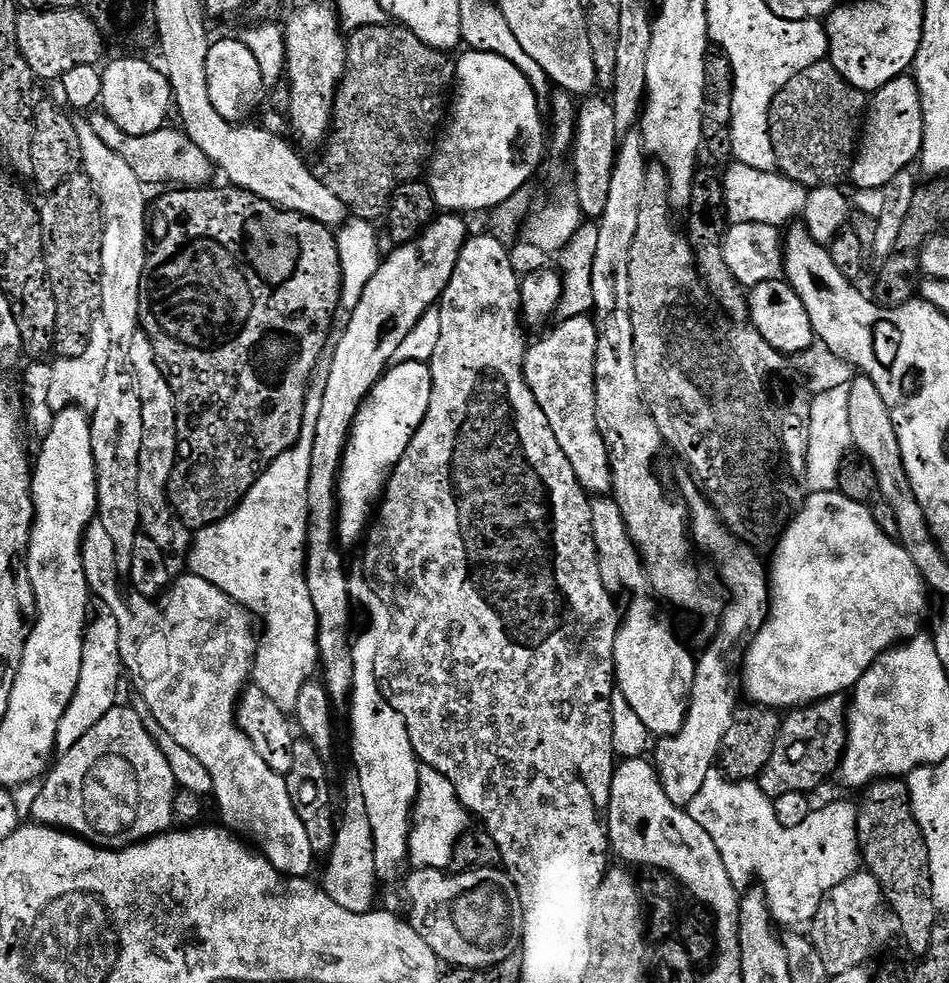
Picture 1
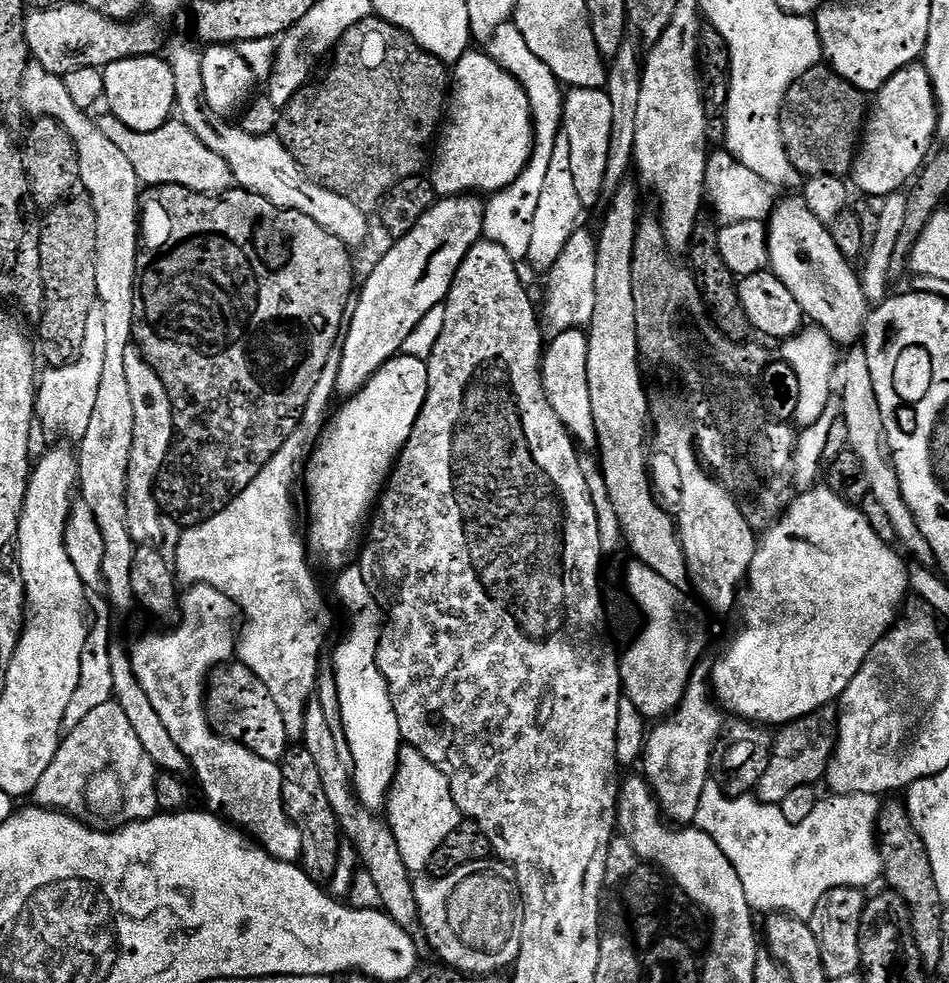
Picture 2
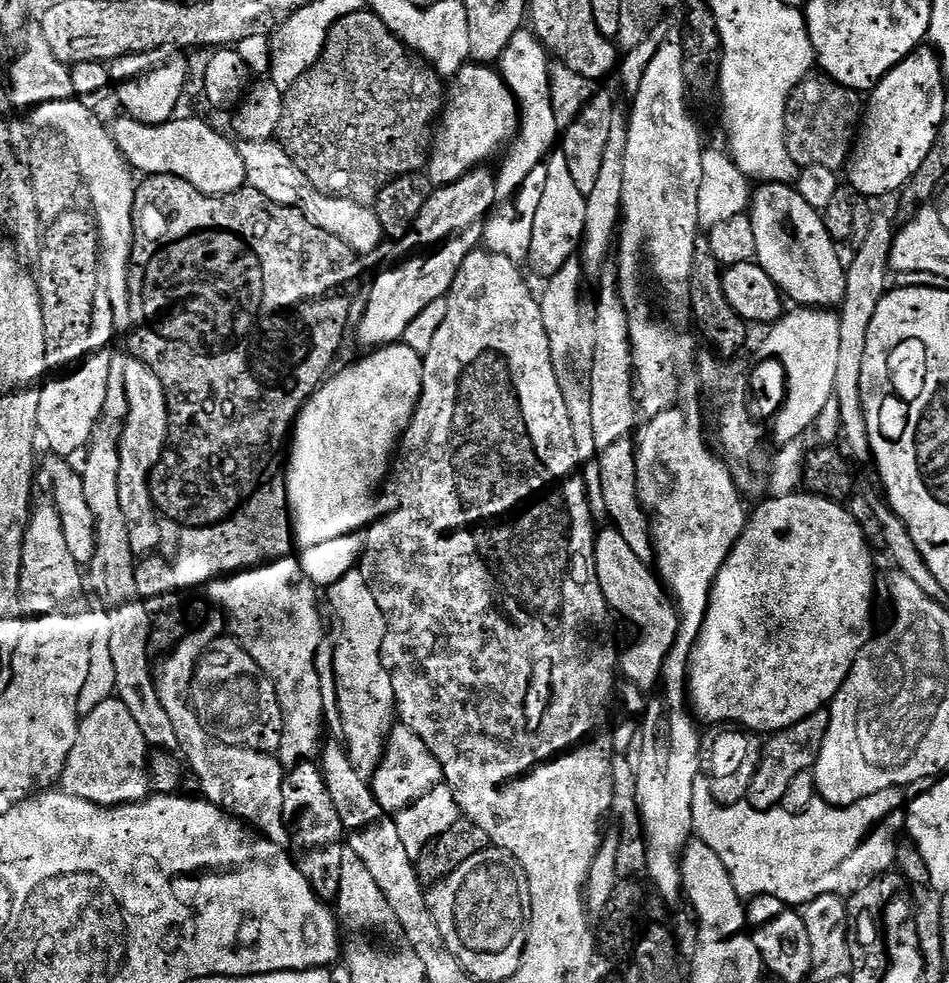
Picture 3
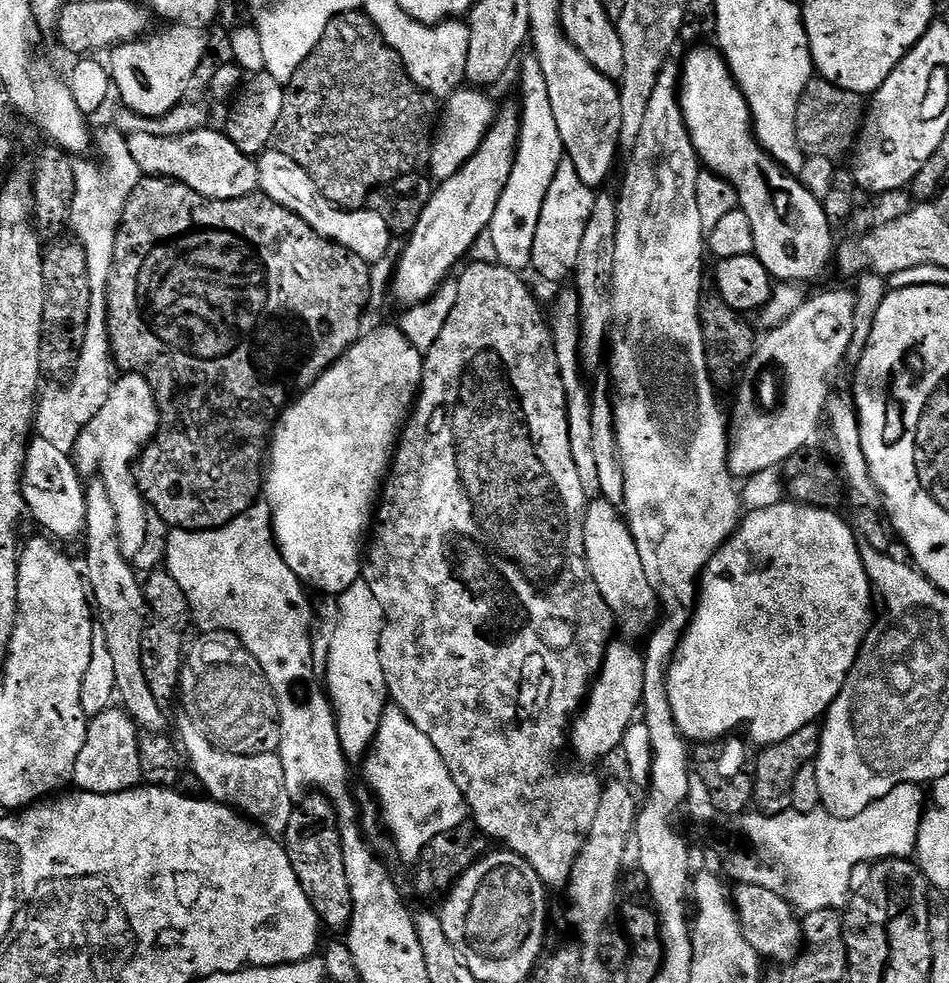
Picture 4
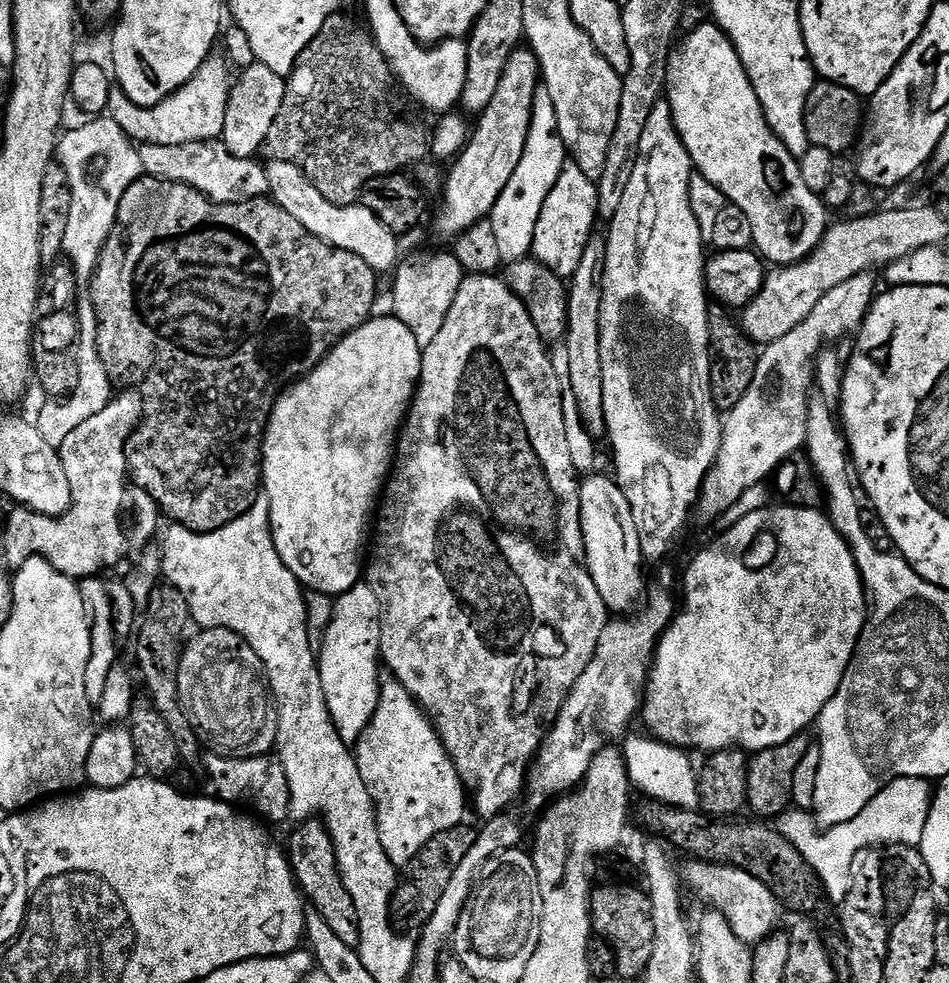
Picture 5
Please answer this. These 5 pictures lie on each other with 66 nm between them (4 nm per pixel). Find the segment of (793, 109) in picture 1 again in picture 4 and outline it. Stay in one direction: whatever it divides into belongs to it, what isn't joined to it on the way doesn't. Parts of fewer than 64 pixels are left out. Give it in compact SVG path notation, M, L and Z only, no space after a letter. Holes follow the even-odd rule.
M812 79L803 92L796 111L796 133L800 148L808 156L830 158L834 162L841 161L839 159L844 155L847 157L855 147L856 138L863 127L865 115L866 102L862 96L854 94L853 91L842 90L841 87L834 86L828 80Z

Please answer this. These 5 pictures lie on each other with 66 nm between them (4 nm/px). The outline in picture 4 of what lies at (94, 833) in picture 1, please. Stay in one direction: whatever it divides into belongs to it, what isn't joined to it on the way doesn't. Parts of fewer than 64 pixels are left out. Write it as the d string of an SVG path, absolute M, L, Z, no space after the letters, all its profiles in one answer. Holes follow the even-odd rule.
M113 706L91 717L82 754L78 754L78 762L74 762L75 787L94 794L118 794L137 787L141 783L140 737L135 721L119 707Z

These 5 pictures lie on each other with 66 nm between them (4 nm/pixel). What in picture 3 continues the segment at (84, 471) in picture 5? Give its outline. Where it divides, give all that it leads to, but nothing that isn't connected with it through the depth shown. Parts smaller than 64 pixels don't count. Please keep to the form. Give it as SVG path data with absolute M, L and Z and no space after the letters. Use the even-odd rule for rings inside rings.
M135 358L124 365L126 370L126 398L128 417L124 420L124 433L120 436L120 466L118 498L130 530L130 546L136 556L153 553L159 546L159 515L148 488L154 466L162 458L168 444L168 403L162 390L162 382L147 366Z

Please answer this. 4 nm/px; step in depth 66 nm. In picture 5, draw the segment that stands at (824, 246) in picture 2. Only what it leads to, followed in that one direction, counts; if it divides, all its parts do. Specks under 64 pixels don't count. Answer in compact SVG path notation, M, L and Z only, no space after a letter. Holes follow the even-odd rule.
M705 22L689 31L684 38L668 54L664 90L674 126L690 154L693 169L718 186L727 203L738 206L738 210L750 218L755 251L765 261L773 260L771 263L776 266L799 264L816 249L828 231L829 209L818 193L806 186L799 159L786 150L784 143L766 122L762 102L758 102L758 94L754 94L746 66L742 66L742 58L738 58L738 50L734 50L726 33L714 22Z

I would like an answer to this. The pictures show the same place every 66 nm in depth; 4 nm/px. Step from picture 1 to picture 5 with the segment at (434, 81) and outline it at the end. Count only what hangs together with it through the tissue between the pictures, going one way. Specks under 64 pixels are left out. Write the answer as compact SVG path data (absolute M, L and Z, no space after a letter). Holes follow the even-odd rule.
M338 11L326 18L314 42L302 50L291 76L287 77L288 92L284 95L282 110L278 110L278 118L274 118L274 126L270 126L262 152L268 155L269 161L281 160L301 168L330 202L352 206L374 178L395 176L423 165L430 156L430 136L426 128L424 132L422 125L407 120L396 109L397 85L392 65L382 54L371 31L363 23L360 25L344 15L343 11Z

